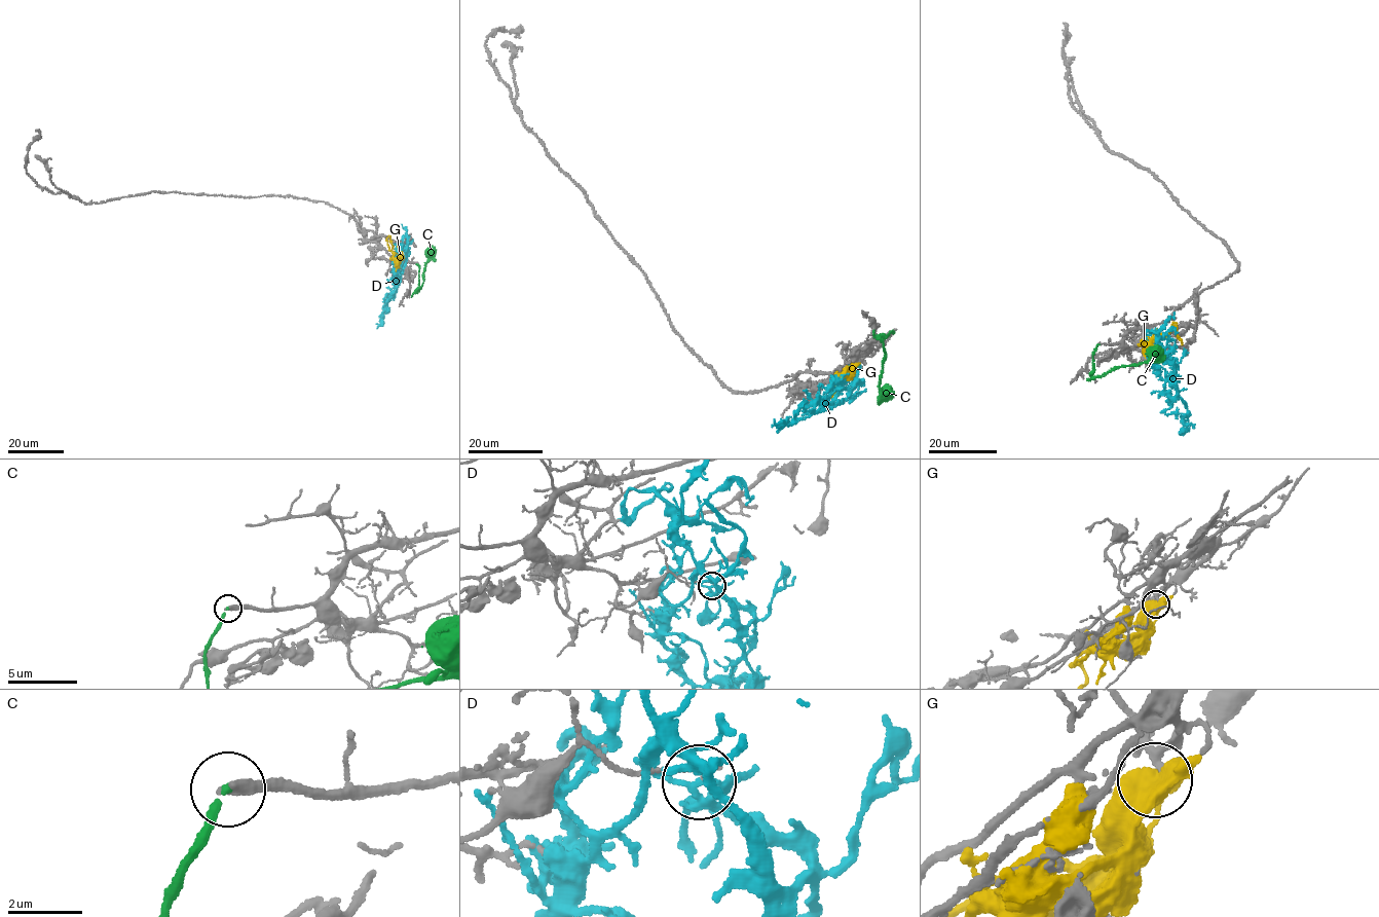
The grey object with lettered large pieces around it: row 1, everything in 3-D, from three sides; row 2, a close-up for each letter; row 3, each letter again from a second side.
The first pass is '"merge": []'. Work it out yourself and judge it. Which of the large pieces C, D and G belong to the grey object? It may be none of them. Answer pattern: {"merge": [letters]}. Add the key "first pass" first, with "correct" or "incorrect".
{"first pass": "correct", "merge": []}

